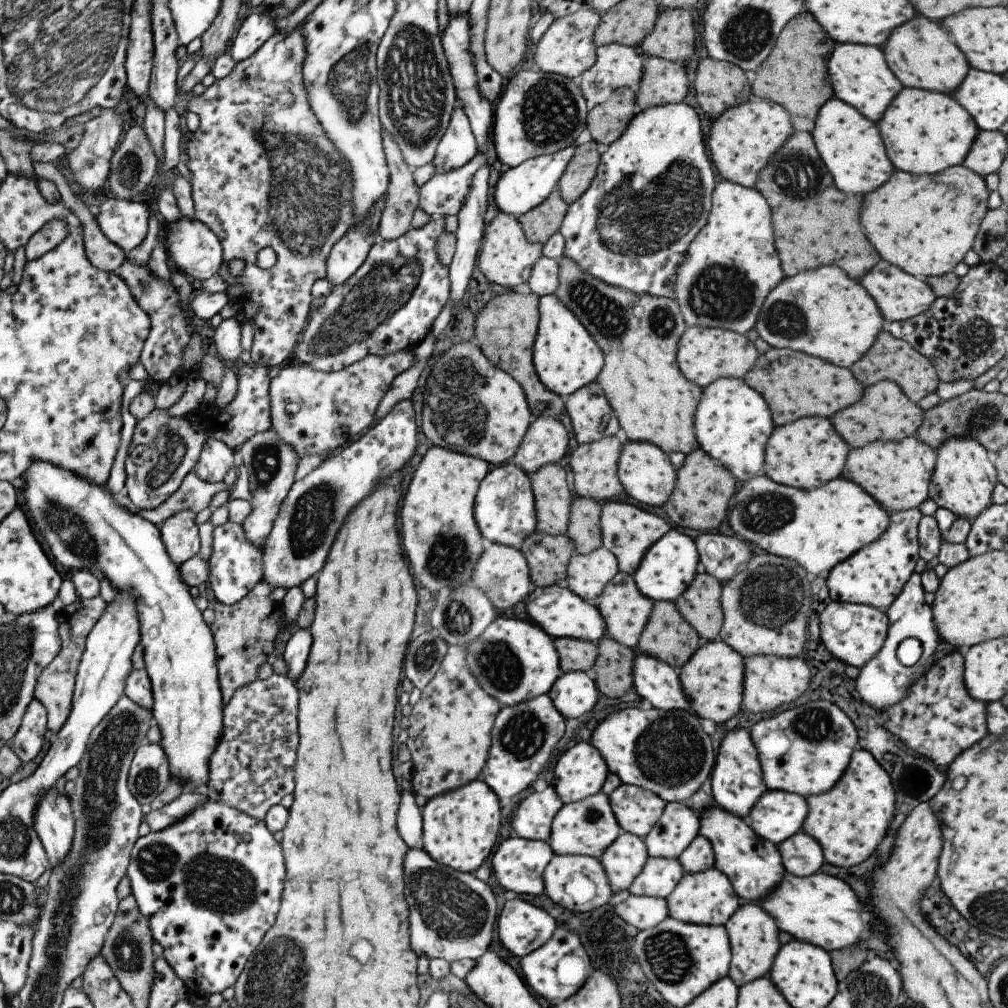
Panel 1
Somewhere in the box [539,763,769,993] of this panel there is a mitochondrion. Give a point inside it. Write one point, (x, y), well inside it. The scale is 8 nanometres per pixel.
(666, 956)

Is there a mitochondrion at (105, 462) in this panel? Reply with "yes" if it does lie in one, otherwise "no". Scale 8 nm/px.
no

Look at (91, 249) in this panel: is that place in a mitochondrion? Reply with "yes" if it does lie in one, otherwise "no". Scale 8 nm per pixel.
no

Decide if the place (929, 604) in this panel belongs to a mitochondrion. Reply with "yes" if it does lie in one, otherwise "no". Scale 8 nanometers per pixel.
no

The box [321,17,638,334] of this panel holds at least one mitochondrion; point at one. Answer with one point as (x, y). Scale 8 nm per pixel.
(415, 98)

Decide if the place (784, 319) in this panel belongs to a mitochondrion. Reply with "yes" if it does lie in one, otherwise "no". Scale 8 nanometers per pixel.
yes

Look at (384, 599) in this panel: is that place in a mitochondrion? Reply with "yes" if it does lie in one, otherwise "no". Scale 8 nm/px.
no

